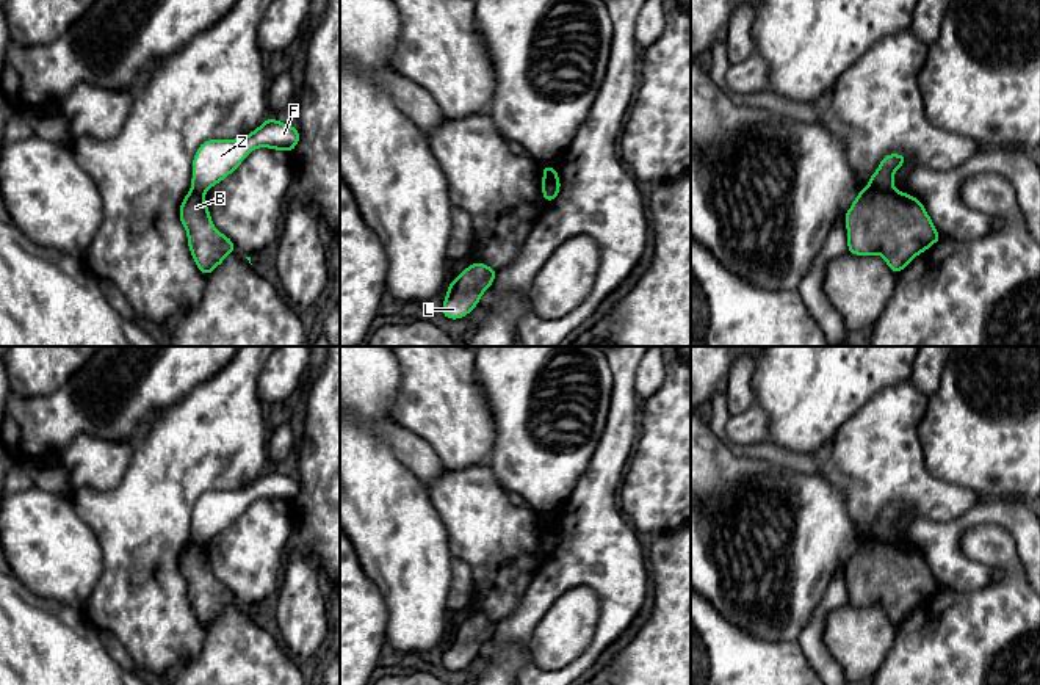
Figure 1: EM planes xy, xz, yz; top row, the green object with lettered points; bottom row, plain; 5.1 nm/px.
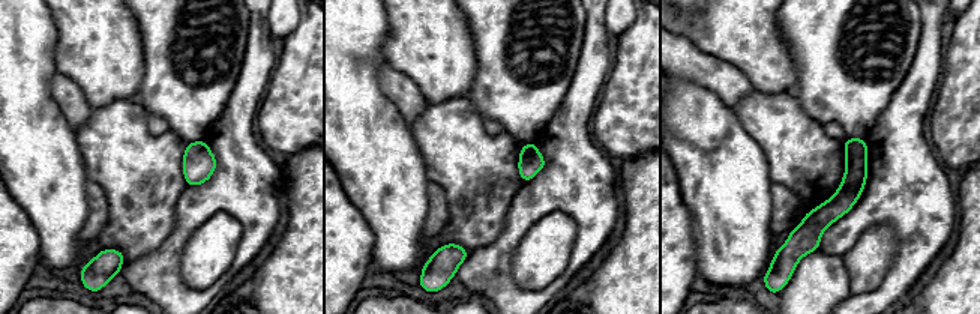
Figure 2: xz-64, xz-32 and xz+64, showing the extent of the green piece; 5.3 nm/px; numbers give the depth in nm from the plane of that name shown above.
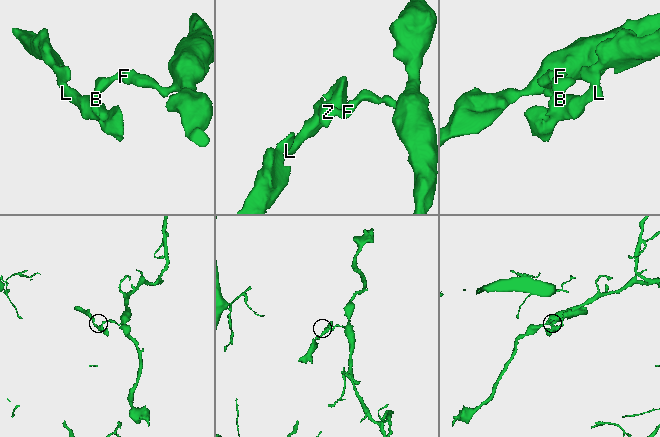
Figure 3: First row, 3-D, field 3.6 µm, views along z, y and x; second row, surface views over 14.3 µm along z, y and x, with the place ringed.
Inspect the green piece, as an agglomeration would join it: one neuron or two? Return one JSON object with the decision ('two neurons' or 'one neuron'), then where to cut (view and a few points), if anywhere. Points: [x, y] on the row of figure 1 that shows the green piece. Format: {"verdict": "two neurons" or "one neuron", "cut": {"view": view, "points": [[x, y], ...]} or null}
{"verdict": "two neurons", "cut": {"view": "yz", "points": [[873, 187], [882, 192], [895, 192]]}}

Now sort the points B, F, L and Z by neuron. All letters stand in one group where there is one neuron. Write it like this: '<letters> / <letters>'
B L / F Z

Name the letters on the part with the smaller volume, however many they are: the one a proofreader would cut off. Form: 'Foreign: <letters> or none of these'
Foreign: B, L

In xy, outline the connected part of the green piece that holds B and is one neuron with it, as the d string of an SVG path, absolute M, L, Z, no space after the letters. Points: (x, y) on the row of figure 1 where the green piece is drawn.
M190 191L179 208L179 218L188 235L188 248L204 276L213 273L224 259L235 252L233 241L216 230L202 193Z

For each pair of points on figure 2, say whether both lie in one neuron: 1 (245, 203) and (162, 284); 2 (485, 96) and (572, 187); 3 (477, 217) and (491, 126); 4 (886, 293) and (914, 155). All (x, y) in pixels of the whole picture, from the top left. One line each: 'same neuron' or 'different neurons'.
1: same neuron
2: different neurons
3: different neurons
4: same neuron

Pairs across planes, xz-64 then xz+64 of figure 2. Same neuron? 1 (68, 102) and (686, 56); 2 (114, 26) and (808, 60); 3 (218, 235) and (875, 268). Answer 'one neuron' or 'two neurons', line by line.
1: one neuron
2: two neurons
3: one neuron

